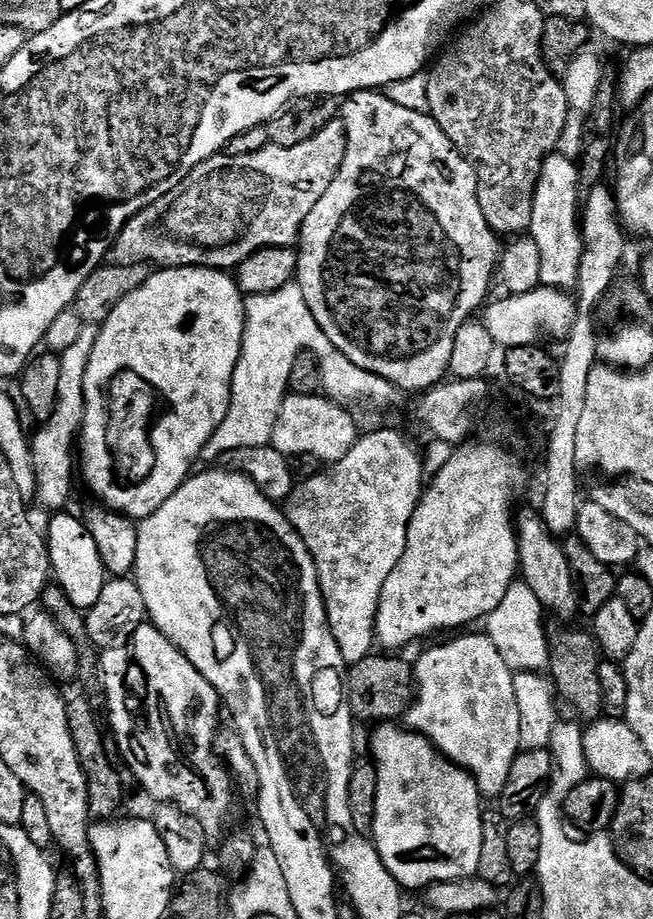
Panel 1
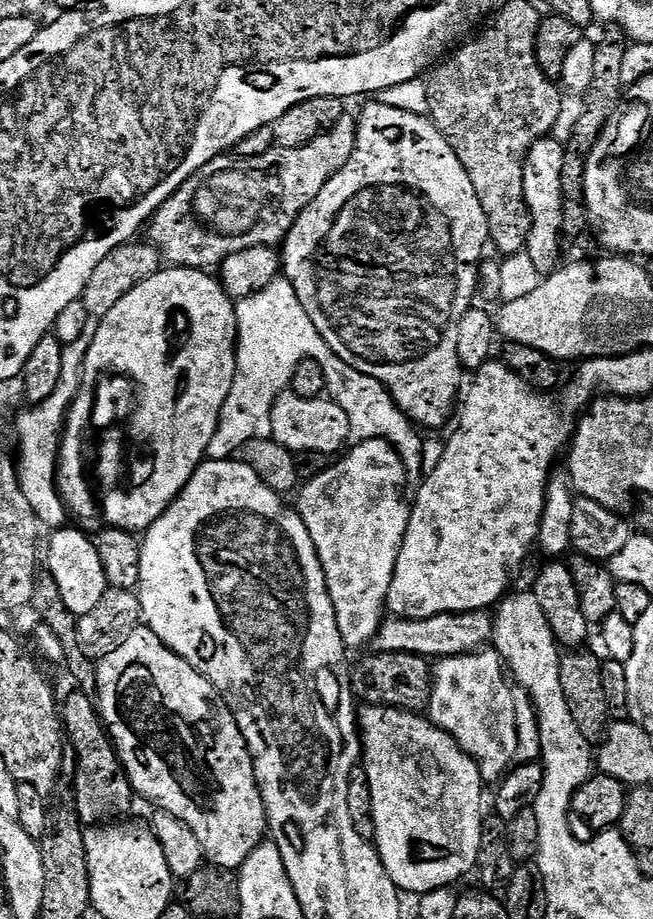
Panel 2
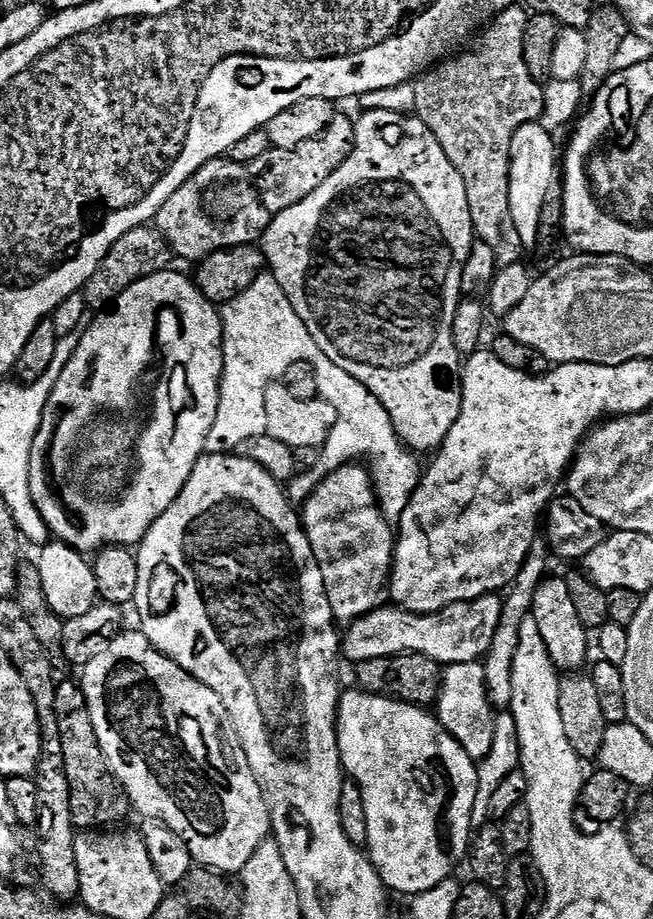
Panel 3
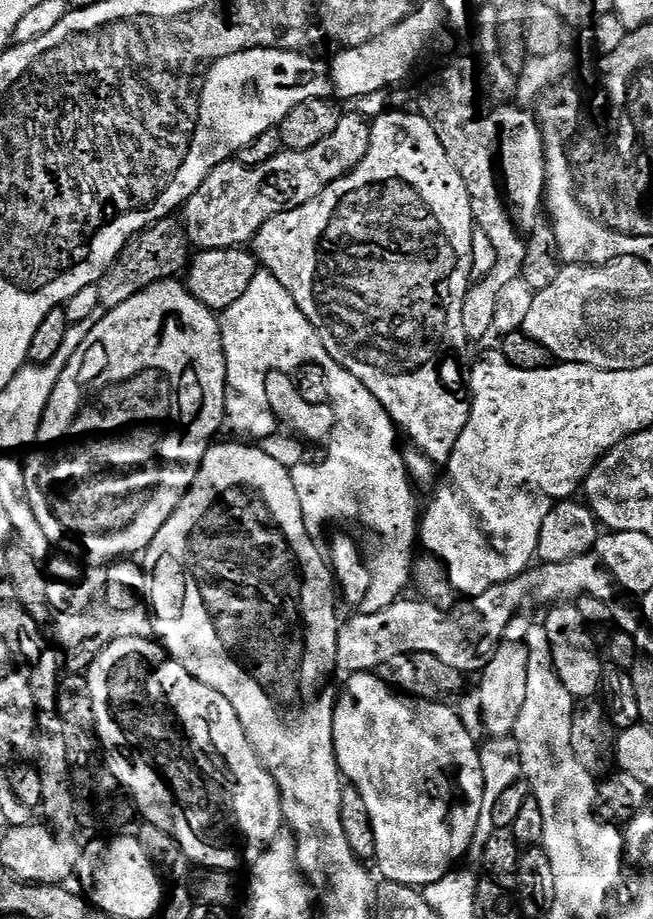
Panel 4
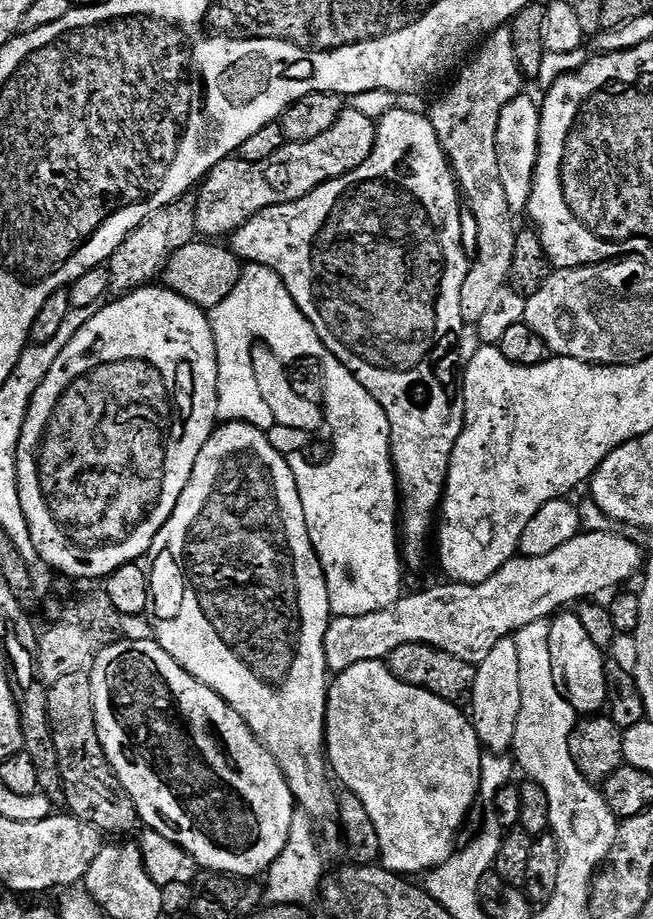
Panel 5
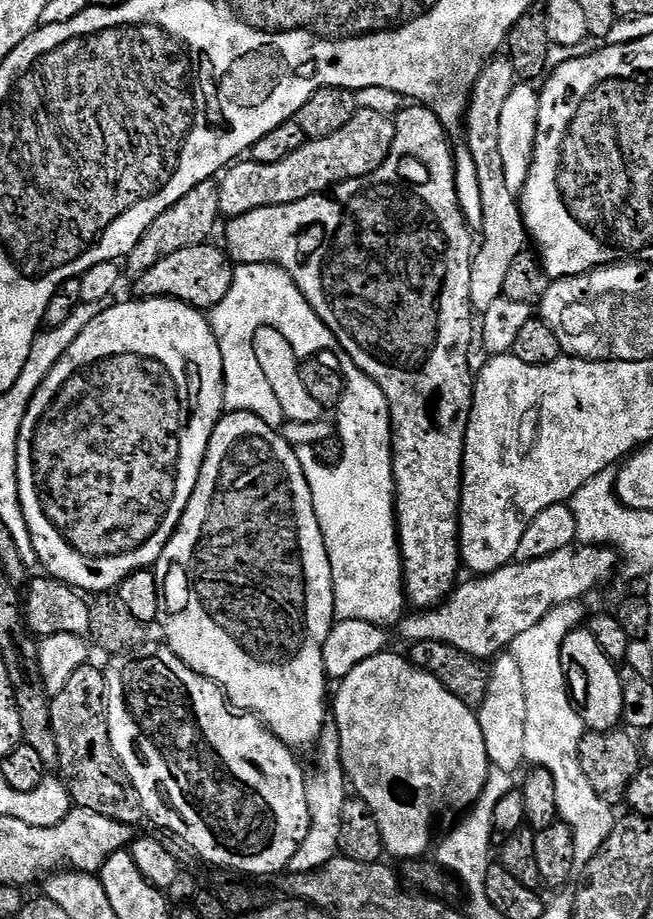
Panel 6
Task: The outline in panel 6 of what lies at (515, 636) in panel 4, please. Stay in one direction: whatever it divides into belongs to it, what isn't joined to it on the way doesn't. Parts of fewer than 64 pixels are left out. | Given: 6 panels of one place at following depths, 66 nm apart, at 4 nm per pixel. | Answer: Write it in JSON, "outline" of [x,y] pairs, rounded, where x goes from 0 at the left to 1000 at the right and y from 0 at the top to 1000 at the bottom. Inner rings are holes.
{"outline":[[[778,709],[766,711],[752,719],[752,723],[746,730],[744,755],[729,776],[738,794],[740,807],[744,811],[749,832],[757,838],[786,843],[792,841],[790,838],[801,828],[798,807],[802,803],[804,770],[798,730],[793,728],[792,718]]]}

